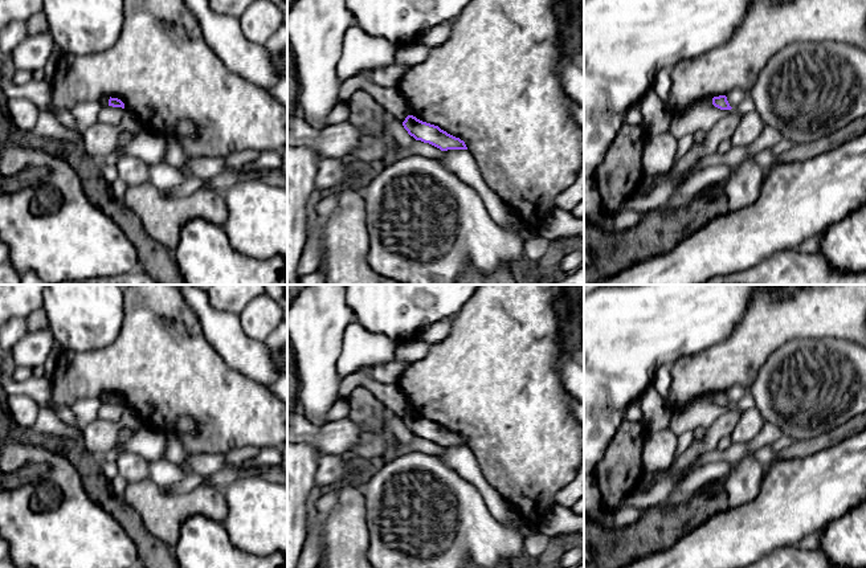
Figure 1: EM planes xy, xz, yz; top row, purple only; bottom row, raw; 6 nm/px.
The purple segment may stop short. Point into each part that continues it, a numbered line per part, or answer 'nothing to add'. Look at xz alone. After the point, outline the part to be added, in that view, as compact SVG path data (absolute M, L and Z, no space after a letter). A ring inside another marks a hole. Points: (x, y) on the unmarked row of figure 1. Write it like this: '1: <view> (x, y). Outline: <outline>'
nothing to add

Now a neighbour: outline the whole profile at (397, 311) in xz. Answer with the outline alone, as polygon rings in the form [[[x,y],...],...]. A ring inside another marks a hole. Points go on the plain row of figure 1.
[[[346,285],[346,299],[355,320],[369,332],[399,343],[416,336],[438,320],[456,316],[481,285]]]

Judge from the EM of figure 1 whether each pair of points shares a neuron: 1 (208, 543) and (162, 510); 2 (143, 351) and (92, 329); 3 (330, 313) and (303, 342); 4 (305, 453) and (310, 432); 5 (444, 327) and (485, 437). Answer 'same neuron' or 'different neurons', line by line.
1: different neurons
2: different neurons
3: same neuron
4: different neurons
5: different neurons

